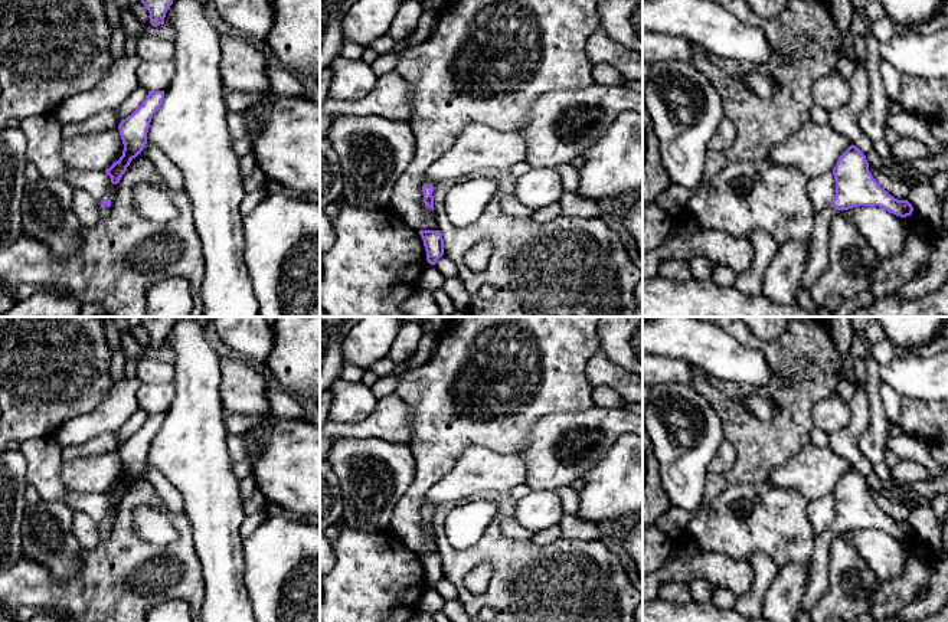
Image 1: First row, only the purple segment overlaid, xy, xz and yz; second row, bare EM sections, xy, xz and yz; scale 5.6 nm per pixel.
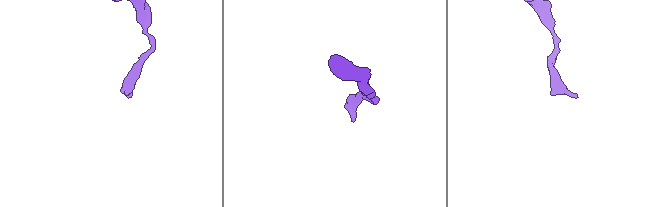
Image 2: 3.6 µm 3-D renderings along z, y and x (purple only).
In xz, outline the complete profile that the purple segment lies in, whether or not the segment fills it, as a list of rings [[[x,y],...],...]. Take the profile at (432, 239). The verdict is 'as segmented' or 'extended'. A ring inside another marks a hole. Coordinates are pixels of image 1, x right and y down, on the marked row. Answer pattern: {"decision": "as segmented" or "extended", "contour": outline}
{"decision": "as segmented", "contour": [[[419,230],[426,251],[426,261],[435,265],[437,261],[444,255],[444,239],[441,230]]]}

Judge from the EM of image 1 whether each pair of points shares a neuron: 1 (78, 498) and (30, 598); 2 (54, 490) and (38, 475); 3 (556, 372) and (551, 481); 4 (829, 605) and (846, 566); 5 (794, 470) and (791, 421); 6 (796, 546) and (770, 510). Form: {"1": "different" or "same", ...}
{"1": "different", "2": "same", "3": "different", "4": "same", "5": "different", "6": "same"}

